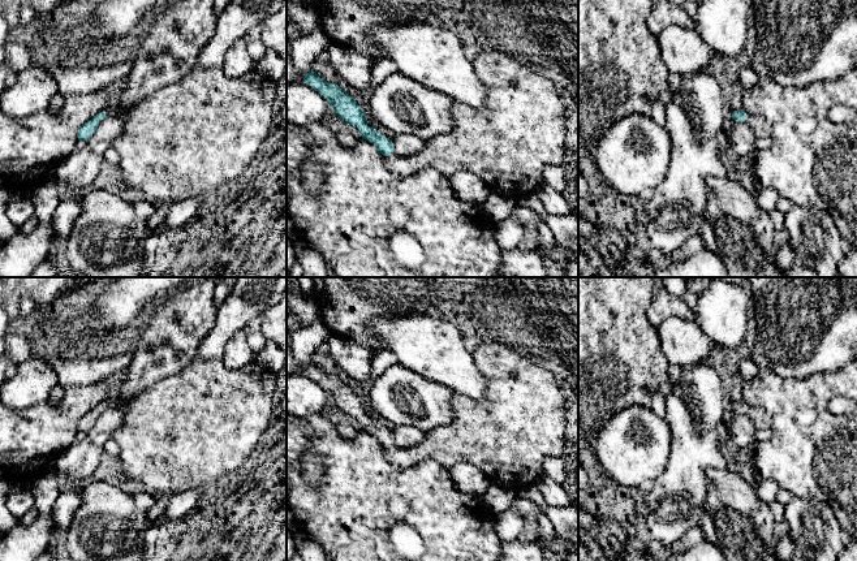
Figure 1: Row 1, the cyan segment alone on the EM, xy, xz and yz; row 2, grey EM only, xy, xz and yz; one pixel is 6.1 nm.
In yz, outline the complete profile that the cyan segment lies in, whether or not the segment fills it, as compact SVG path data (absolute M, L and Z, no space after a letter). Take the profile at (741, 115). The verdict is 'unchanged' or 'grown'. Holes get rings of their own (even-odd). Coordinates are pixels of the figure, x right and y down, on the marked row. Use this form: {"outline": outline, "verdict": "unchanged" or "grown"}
{"outline": "M742 109L733 112L732 120L746 122L755 138L766 138L771 134L771 126L763 117L750 116Z", "verdict": "grown"}

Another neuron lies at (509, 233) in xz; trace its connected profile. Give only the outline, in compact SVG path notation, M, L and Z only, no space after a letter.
M513 215L495 223L495 238L501 250L518 249L524 243L525 225Z

